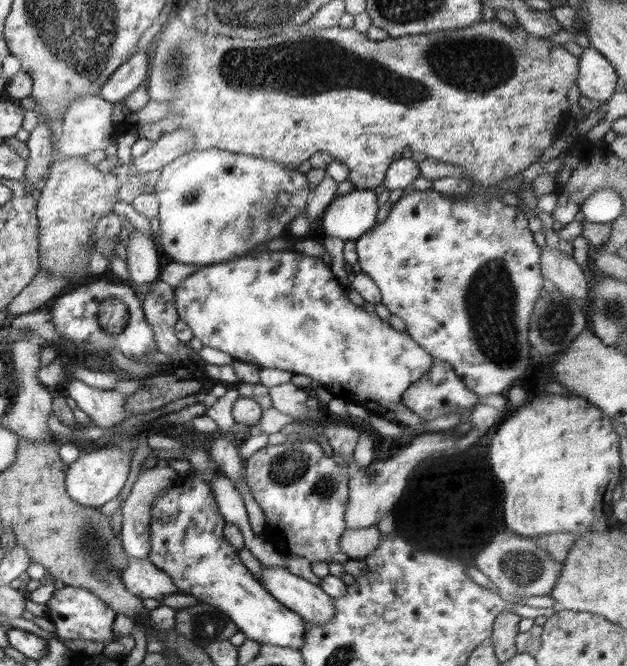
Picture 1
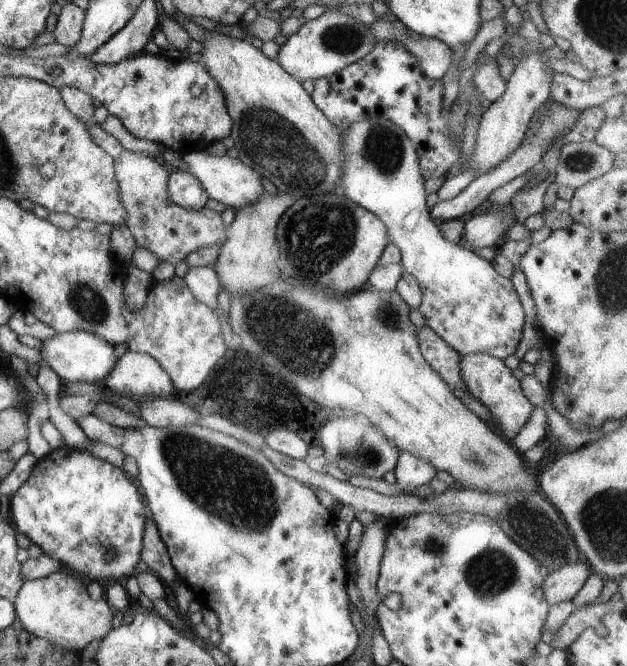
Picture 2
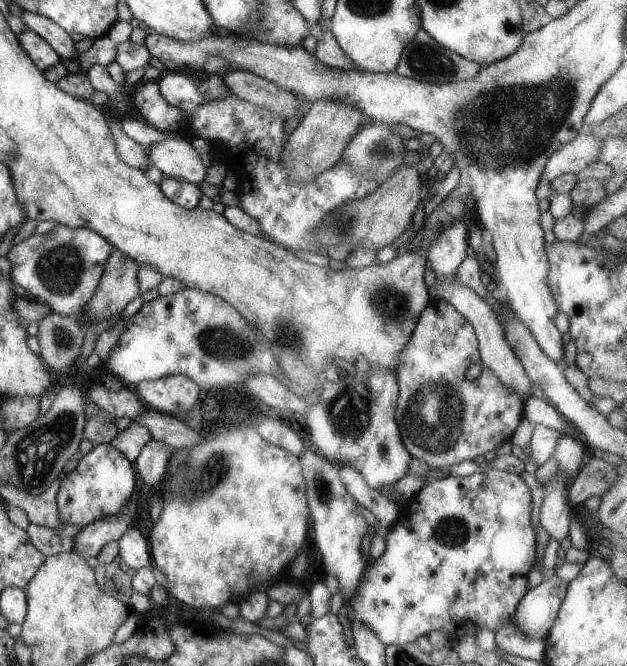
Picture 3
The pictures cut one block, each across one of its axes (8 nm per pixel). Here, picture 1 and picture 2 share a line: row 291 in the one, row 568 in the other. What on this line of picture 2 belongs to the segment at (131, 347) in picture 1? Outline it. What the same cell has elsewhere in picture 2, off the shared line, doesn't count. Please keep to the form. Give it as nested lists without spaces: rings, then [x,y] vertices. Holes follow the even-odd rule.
[[[71,447],[52,449],[47,457],[38,460],[30,478],[9,499],[14,520],[12,526],[16,527],[17,533],[27,535],[34,545],[42,548],[43,553],[64,564],[64,568],[81,576],[87,583],[97,581],[105,586],[110,581],[122,581],[132,576],[141,559],[148,506],[140,486],[124,470],[84,450]],[[109,553],[113,553],[110,561],[107,560]]]

